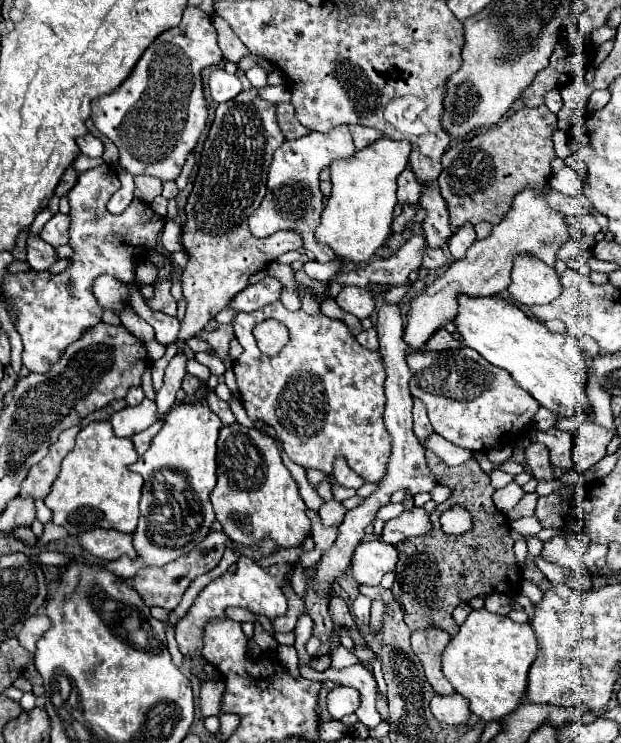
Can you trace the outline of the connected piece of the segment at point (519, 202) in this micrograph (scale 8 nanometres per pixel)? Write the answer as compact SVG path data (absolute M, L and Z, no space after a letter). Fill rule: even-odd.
M547 185L543 193L537 193L535 189L519 193L513 201L511 211L503 217L499 225L493 227L491 237L475 241L469 247L467 257L463 261L453 261L443 275L439 275L431 285L427 285L411 299L411 311L407 315L407 325L403 327L403 341L411 351L419 351L421 347L425 347L427 339L435 331L439 331L443 325L455 319L459 295L491 297L503 293L507 289L507 283L511 281L513 257L519 251L531 251L531 255L539 255L539 259L551 263L551 267L555 265L555 255L561 249L561 245L569 241L569 231L565 227L565 217L549 209L545 201L549 191L551 185Z

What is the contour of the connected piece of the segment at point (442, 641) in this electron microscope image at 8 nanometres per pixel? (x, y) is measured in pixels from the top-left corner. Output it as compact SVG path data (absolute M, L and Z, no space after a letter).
M431 629L431 631L415 631L411 635L411 647L419 657L427 681L431 683L437 695L451 695L455 693L453 685L441 673L441 655L443 649L449 645L451 637L445 631Z

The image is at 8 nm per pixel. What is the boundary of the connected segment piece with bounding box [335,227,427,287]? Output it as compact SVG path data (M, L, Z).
M421 227L413 231L409 241L397 251L395 257L371 261L365 267L359 267L349 273L339 273L335 281L343 285L357 285L367 287L367 283L381 283L381 285L405 285L407 275L421 267L425 255L427 241L423 237Z

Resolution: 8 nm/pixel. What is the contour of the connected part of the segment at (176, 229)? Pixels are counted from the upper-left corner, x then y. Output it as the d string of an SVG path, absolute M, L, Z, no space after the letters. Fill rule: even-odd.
M166 220L161 235L161 243L170 253L180 250L182 228L179 224L172 220Z

